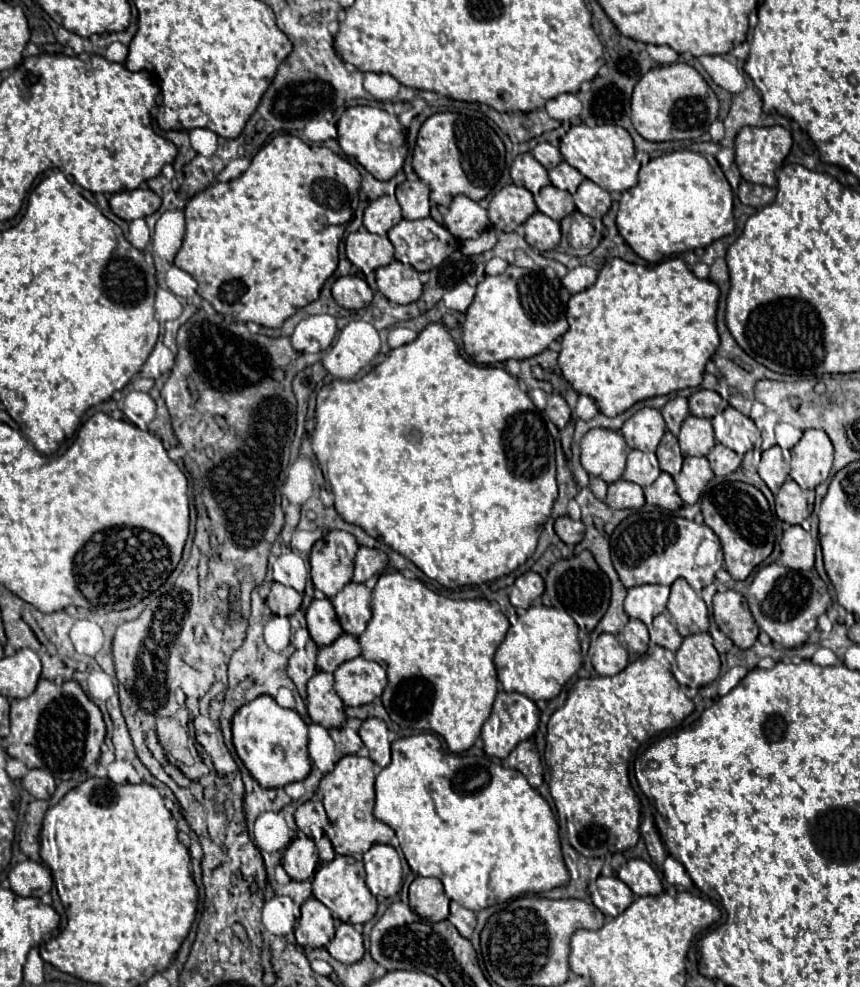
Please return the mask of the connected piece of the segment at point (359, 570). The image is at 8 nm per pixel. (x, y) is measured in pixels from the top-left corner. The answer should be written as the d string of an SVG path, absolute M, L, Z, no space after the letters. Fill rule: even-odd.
M361 546L355 558L353 582L367 582L369 578L381 574L387 568L387 554L377 548Z

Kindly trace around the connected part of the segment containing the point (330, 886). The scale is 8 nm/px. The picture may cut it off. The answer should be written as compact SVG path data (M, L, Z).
M335 856L319 867L313 876L312 896L325 904L336 918L349 924L365 924L377 912L378 900L365 886L365 870L353 856Z

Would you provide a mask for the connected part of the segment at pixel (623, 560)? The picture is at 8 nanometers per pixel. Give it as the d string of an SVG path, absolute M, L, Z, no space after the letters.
M645 504L615 528L611 536L611 558L625 588L641 584L671 586L677 578L685 578L695 592L701 592L715 580L715 572L723 566L723 548L707 524Z

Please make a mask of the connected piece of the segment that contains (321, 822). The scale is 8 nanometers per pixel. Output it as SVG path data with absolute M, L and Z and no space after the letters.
M313 798L303 803L294 814L297 826L313 839L319 841L329 828L327 814L321 801Z

